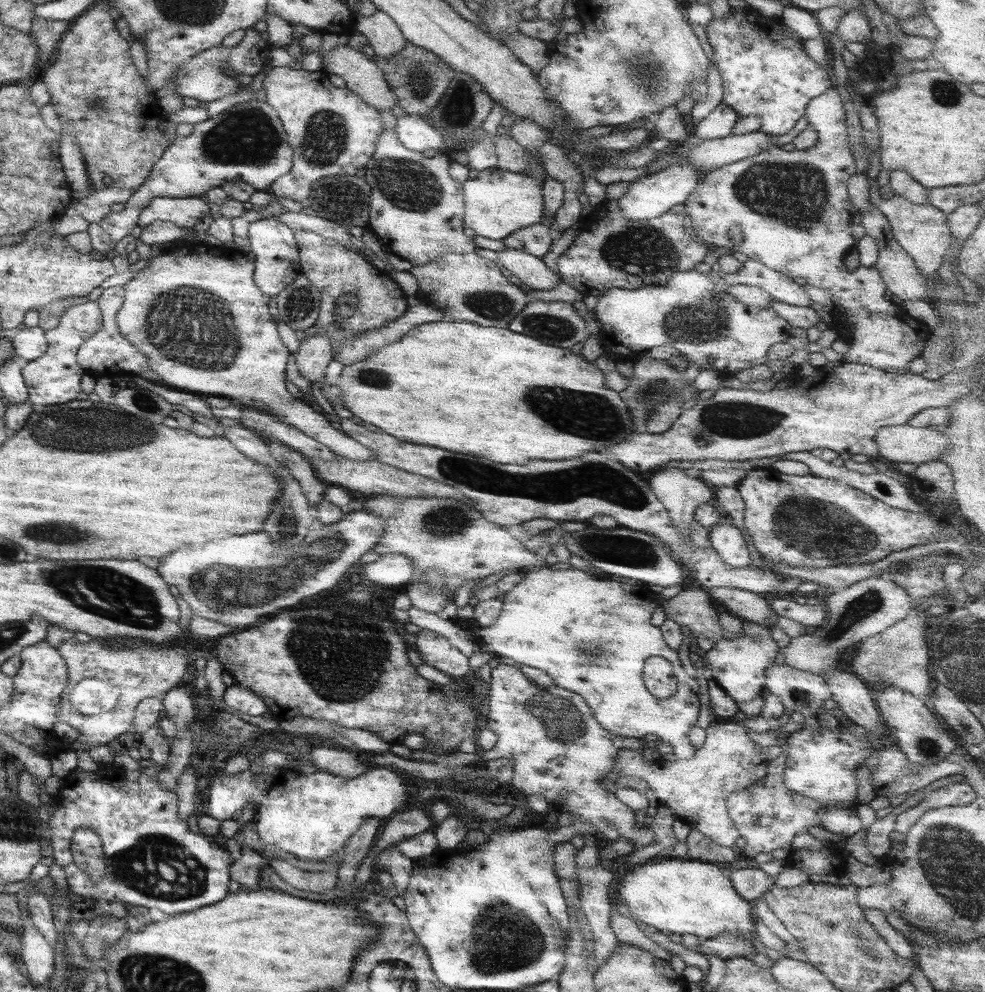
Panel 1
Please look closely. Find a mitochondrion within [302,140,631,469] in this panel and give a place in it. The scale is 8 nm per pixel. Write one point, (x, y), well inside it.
(409, 185)

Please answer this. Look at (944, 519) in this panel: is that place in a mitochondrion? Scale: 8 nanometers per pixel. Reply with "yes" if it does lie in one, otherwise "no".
no

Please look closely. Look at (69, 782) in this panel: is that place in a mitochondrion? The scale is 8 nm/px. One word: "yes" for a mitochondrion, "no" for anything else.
no

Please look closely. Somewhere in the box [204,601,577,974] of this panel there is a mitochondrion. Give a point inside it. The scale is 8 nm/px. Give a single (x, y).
(331, 682)

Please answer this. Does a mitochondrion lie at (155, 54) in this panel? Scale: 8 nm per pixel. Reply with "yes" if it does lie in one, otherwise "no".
no

